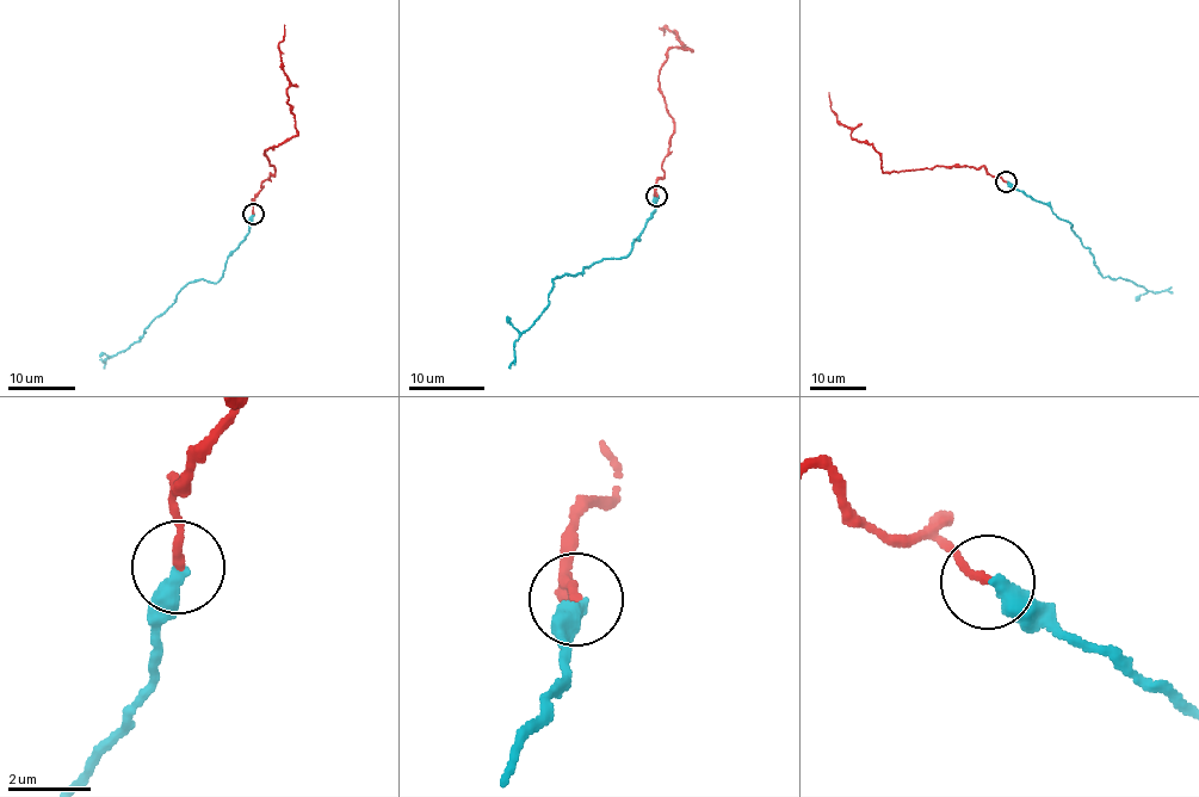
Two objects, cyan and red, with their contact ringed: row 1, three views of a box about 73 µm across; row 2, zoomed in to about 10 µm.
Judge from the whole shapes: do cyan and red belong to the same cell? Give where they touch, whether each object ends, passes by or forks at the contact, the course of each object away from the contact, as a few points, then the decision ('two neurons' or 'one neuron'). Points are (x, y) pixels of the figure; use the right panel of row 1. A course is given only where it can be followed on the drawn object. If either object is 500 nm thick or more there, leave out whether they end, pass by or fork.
place (1006, 181); cyan ends; red ends; course cyan (1007, 183), (1071, 224), (1104, 277), (1125, 278), (1154, 292), (1170, 286); course red (1006, 183), (992, 175), (983, 166), (883, 171), (879, 152), (858, 142), (847, 127), (838, 121), (829, 92); one neuron

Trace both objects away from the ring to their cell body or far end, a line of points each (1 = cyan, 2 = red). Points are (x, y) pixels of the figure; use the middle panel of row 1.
1: (657, 197), (654, 214), (630, 253), (604, 258), (578, 275), (552, 280), (547, 308), (518, 340), (511, 368)
2: (657, 195), (673, 131), (659, 74), (666, 53), (691, 51), (674, 30), (659, 29), (662, 36)

